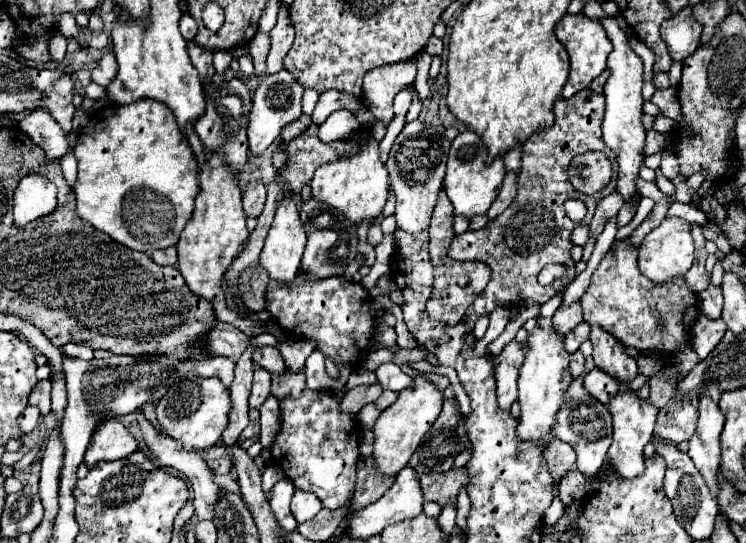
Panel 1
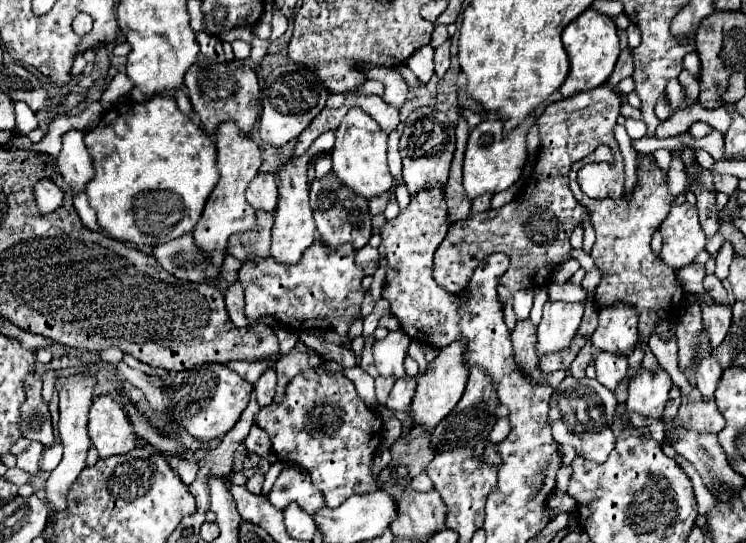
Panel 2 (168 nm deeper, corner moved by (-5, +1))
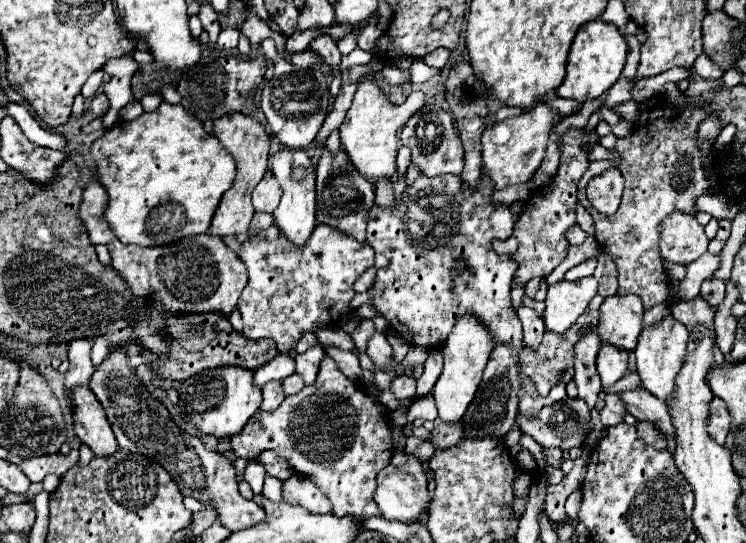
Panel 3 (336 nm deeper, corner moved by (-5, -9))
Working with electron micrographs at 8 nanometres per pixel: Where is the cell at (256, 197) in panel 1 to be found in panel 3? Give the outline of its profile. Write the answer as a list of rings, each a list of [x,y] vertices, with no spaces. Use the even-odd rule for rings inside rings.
[[[267,172],[253,190],[253,206],[259,212],[273,212],[279,206],[279,200],[281,200],[281,186],[277,184],[277,178],[273,178],[273,174]]]

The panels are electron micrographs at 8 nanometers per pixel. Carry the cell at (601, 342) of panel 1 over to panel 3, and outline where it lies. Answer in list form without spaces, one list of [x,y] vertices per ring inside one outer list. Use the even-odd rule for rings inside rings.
[[[609,296],[601,304],[601,320],[597,334],[603,342],[635,350],[643,330],[643,304],[639,296]]]

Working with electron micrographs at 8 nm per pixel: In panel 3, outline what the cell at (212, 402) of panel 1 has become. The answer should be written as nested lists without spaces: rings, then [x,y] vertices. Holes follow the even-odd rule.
[[[219,366],[199,372],[197,376],[191,376],[181,382],[179,394],[181,414],[185,414],[201,434],[213,434],[217,438],[229,438],[241,432],[241,428],[245,428],[249,418],[261,406],[261,390],[253,384],[253,372],[235,366]],[[217,386],[227,386],[227,402],[217,396]]]

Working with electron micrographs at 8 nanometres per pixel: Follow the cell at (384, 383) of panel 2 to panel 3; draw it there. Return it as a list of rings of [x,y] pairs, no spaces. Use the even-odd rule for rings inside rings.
[[[397,376],[397,378],[393,378],[391,388],[393,388],[393,392],[395,392],[397,398],[411,398],[415,394],[417,382],[411,376]]]

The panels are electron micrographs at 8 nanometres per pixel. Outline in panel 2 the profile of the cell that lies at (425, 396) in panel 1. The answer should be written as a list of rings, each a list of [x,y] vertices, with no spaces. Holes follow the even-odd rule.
[[[453,342],[445,348],[441,348],[437,358],[427,364],[427,370],[417,376],[415,396],[409,406],[411,408],[409,418],[413,420],[413,426],[419,426],[425,432],[429,432],[455,408],[455,404],[459,402],[459,398],[465,390],[467,376],[469,376],[469,368],[465,368],[465,364],[463,364],[463,352],[465,352],[465,348],[459,342]]]

